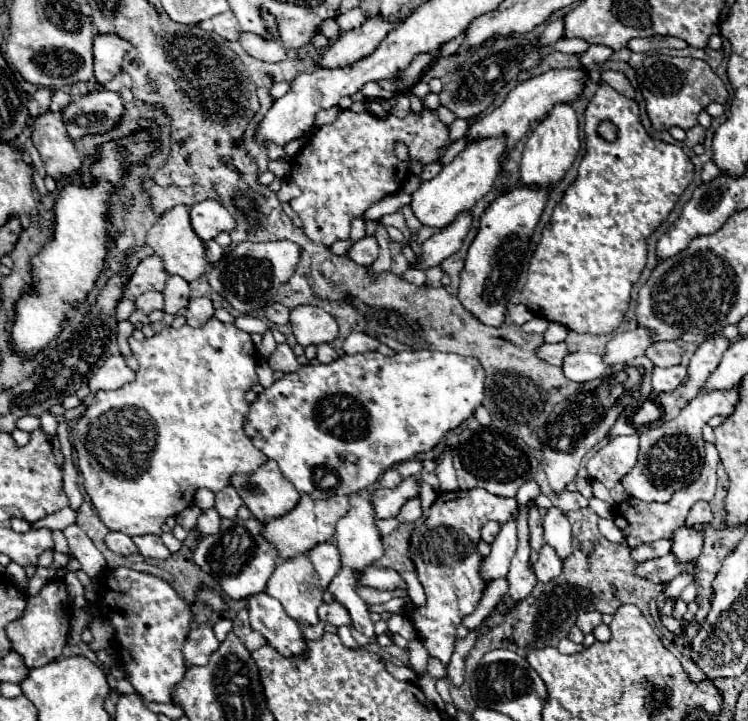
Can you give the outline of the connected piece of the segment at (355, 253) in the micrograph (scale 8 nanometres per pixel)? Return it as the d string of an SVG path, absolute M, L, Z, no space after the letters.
M363 237L361 241L357 241L351 251L349 251L349 257L359 263L359 265L365 265L369 267L379 255L379 243L375 237Z

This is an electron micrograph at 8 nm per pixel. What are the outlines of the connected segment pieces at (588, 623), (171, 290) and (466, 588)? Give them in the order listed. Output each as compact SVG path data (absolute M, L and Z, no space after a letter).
M589 611L589 613L581 613L577 617L577 627L587 635L593 633L593 629L601 623L601 613L599 611Z
M169 275L163 295L165 295L165 309L163 311L177 315L189 303L189 283L179 275Z
M471 489L471 491L451 491L439 493L437 501L431 505L429 517L425 523L419 523L413 531L409 555L417 567L419 581L427 595L425 607L411 605L409 617L419 631L419 637L429 651L431 657L441 659L445 665L453 653L455 643L455 629L461 619L475 611L483 591L485 581L479 577L481 557L477 553L479 533L483 523L497 521L499 525L507 523L517 509L515 499L497 497L485 489Z

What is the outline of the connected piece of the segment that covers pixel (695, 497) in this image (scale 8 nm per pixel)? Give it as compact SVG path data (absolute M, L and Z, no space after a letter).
M705 441L705 465L703 465L703 473L699 475L699 479L695 483L691 483L687 489L681 489L673 495L673 499L669 503L645 503L639 499L627 499L623 503L617 505L617 513L615 513L615 525L625 533L625 539L629 543L629 547L639 547L645 543L653 543L657 539L671 539L673 533L685 525L685 519L693 507L695 501L711 501L715 495L715 485L717 485L717 465L719 465L719 455L713 443Z

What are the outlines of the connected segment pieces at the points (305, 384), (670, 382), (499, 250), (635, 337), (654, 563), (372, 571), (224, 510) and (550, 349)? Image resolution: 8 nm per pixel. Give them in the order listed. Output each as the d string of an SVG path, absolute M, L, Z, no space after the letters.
M377 351L373 353L361 353L361 355L343 355L341 359L329 363L329 365L305 365L299 367L299 371L285 375L283 379L275 381L269 389L265 389L257 401L251 403L251 411L247 415L245 423L245 433L253 441L253 445L263 451L269 459L279 463L281 473L295 485L299 493L307 493L311 499L329 499L333 495L351 495L357 493L369 485L373 485L383 471L389 467L409 461L419 453L427 453L433 447L437 447L443 439L445 433L451 429L457 429L465 419L473 417L473 411L483 403L485 399L485 371L475 357L465 357L457 353L441 353L441 351L403 351L395 353L393 357L385 357Z
M683 365L673 367L655 367L653 369L653 389L655 391L673 391L677 389L677 385L683 383L687 375L687 369Z
M515 187L507 195L497 197L481 217L481 227L473 239L465 271L461 271L459 301L481 323L499 327L505 321L507 303L515 291L517 279L523 269L523 259L529 251L529 239L539 223L543 207L547 203L545 187Z
M637 327L633 331L617 333L607 343L607 349L605 349L603 359L609 365L627 363L627 361L631 361L635 357L645 355L645 351L647 351L649 345L651 345L651 335L649 335L647 327Z
M665 555L665 557L659 557L659 559L651 559L651 561L643 561L639 563L637 567L637 575L639 577L645 577L653 583L669 583L671 579L675 579L679 573L685 573L685 571L691 571L695 567L695 559L693 561L687 561L687 563L679 563L675 559L675 555Z
M381 565L367 567L367 571L359 575L359 583L363 587L371 587L379 591L395 591L395 589L407 591L407 583L403 581L403 577L397 571L391 567L381 567Z
M231 485L215 495L215 509L219 511L221 517L229 517L229 519L237 517L237 509L241 505L243 505L243 499L239 499L239 493Z
M553 343L553 345L541 345L539 347L539 351L537 351L537 355L541 357L541 359L545 359L547 363L551 363L551 365L563 365L563 359L567 357L567 343Z

